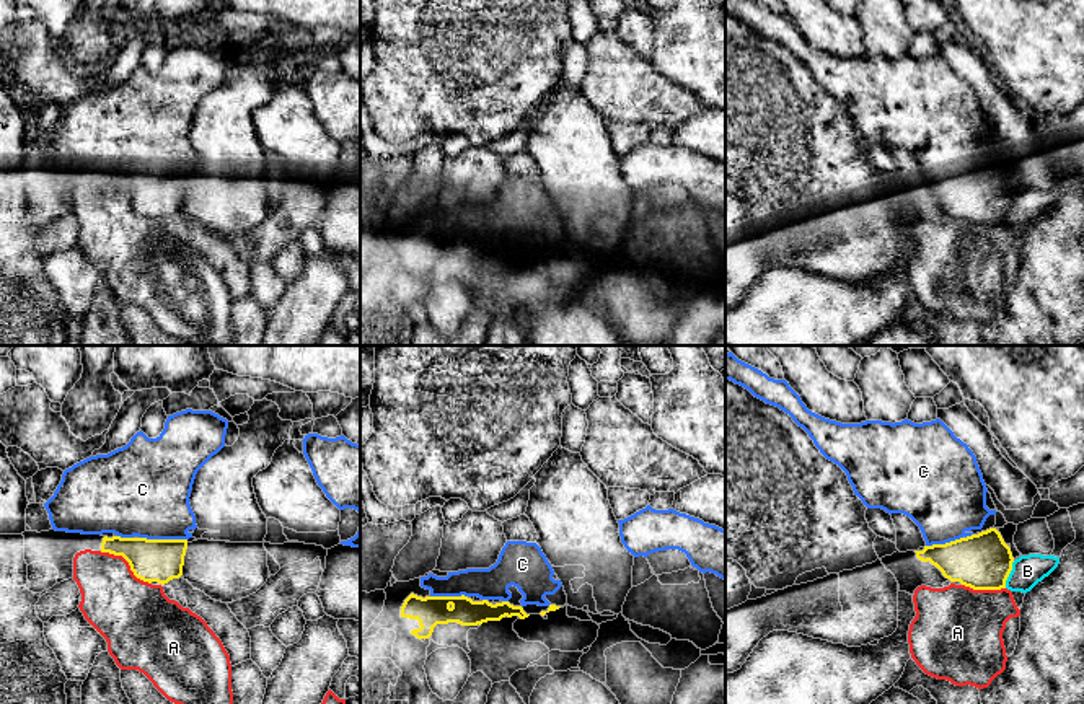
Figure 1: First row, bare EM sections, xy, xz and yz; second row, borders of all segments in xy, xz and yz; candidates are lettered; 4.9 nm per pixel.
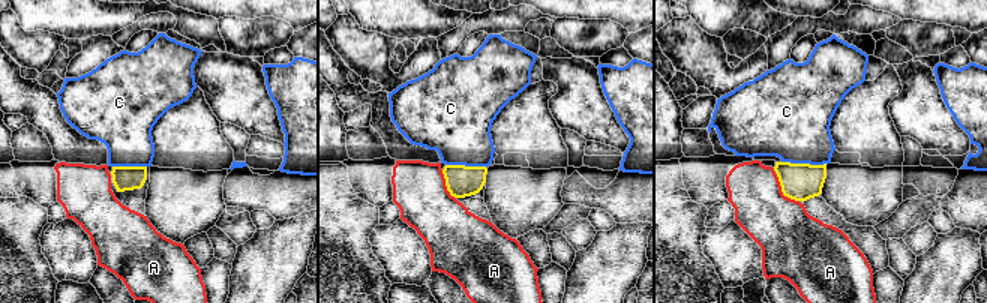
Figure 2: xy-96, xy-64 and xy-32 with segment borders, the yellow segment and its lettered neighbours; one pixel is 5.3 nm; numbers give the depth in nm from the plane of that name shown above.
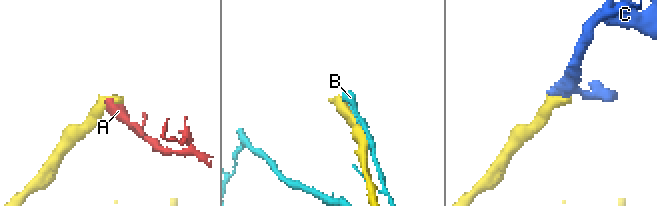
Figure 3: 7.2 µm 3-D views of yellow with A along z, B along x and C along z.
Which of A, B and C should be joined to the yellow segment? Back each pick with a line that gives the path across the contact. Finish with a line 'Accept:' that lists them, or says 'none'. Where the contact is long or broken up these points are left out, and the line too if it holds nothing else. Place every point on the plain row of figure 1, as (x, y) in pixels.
Accept: C

